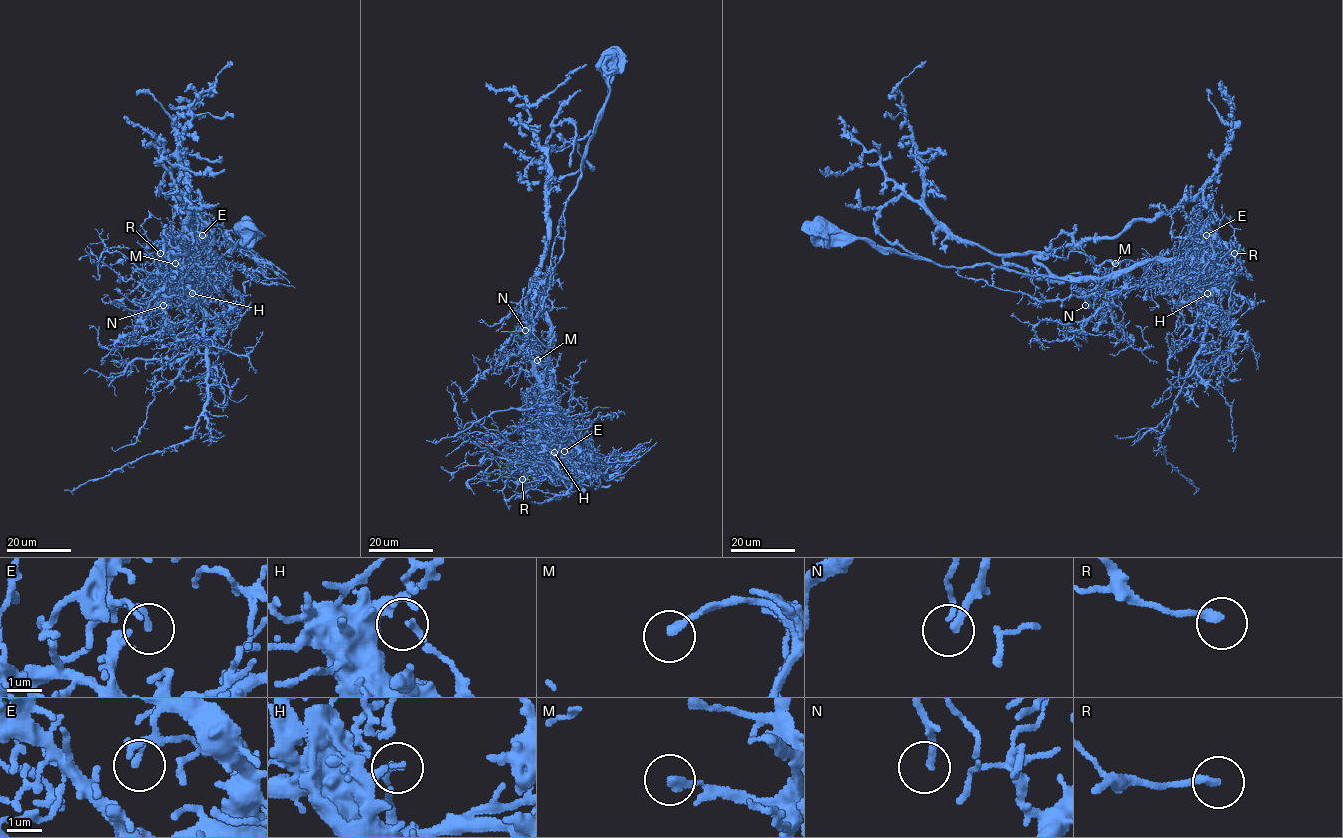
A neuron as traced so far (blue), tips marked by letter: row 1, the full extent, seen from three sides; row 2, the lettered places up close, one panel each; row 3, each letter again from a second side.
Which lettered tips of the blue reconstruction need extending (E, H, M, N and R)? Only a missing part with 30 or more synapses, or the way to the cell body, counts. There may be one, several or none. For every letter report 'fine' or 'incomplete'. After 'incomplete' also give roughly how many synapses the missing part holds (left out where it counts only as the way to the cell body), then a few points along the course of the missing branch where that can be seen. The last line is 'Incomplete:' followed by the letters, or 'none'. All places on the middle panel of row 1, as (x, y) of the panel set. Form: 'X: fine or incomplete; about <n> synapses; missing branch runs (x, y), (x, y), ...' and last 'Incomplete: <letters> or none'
E: fine
H: fine
M: incomplete; about 70 synapses
N: incomplete; about 35 synapses
R: fine
Incomplete: M, N

